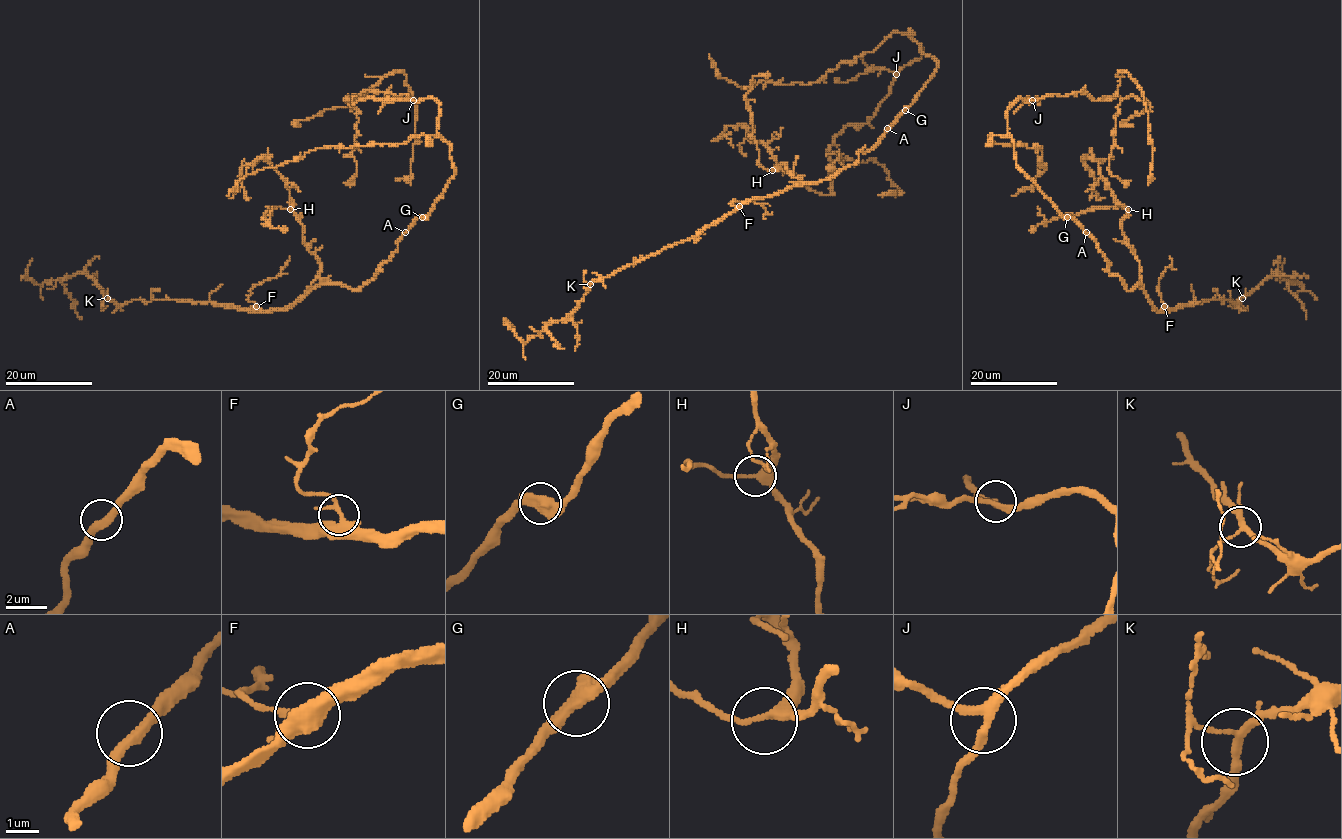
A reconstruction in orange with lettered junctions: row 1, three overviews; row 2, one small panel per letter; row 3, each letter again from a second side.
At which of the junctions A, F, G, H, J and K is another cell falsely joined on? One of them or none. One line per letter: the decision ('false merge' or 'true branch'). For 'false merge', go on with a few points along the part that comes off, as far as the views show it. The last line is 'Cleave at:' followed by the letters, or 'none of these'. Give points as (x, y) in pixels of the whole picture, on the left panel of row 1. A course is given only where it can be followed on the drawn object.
A: true branch
F: true branch
G: true branch
H: true branch
J: true branch
K: true branch
Cleave at: none of these

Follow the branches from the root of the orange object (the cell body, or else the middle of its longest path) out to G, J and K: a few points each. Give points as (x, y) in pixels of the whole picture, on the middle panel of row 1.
G: (888, 129), (904, 110)
J: (888, 129), (928, 82), (937, 68), (937, 61), (921, 49), (922, 56), (896, 74)
K: (888, 129), (870, 150), (858, 154), (855, 164), (829, 178), (742, 202), (692, 238), (665, 246), (590, 284)

